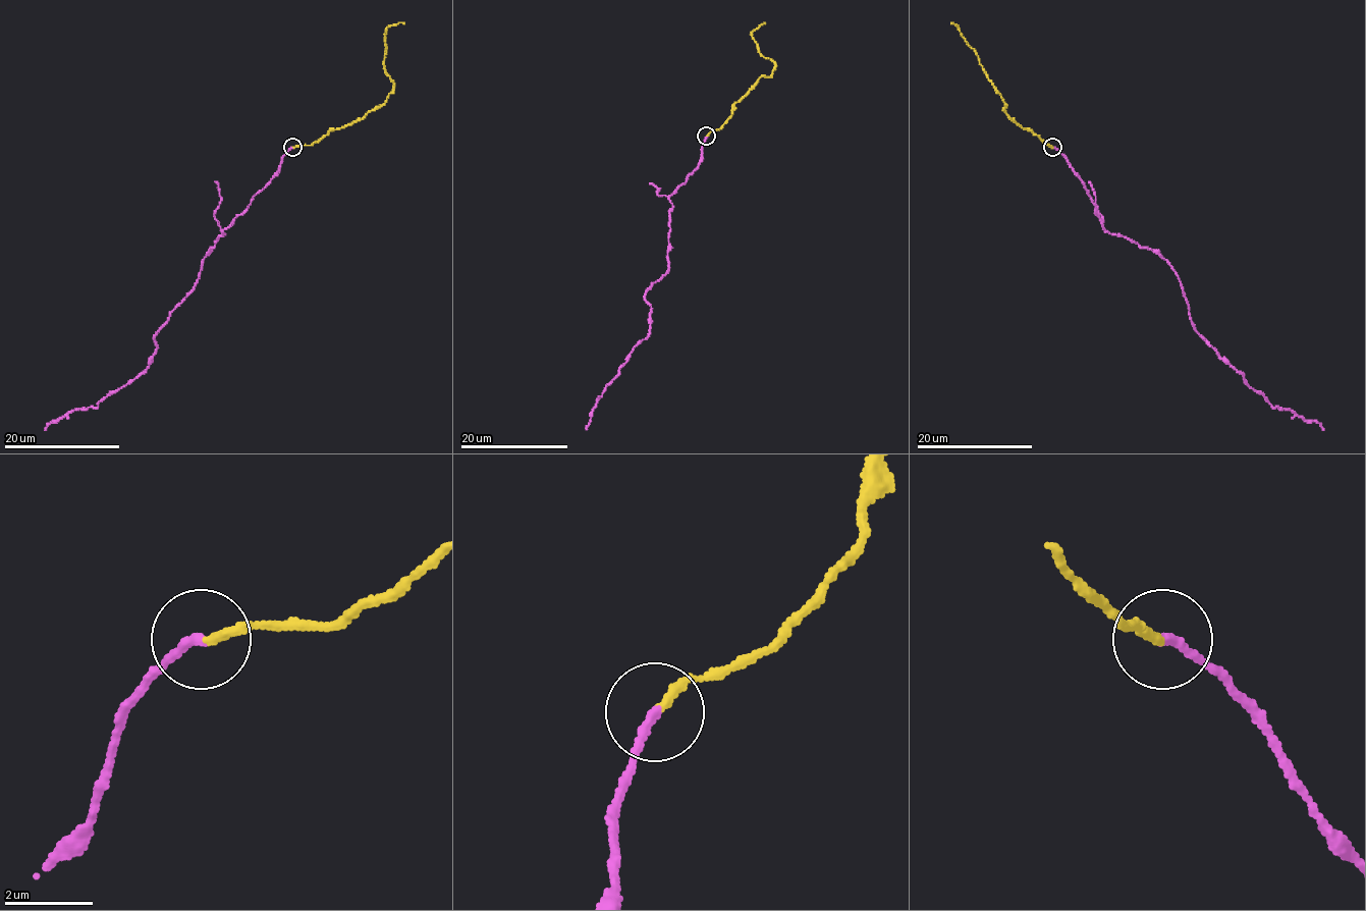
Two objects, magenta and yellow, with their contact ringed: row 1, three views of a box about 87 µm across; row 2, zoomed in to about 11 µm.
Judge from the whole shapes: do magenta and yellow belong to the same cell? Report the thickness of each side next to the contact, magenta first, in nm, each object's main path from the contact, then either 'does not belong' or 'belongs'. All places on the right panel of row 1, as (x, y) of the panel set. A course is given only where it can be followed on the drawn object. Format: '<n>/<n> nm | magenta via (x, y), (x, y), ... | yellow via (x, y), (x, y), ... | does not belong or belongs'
200/200 nm | magenta via (1052, 147), (1106, 230), (1160, 254), (1205, 341), (1273, 407), (1323, 430) | yellow via (1052, 147), (1012, 120), (977, 53), (958, 25), (951, 23) | does not belong

